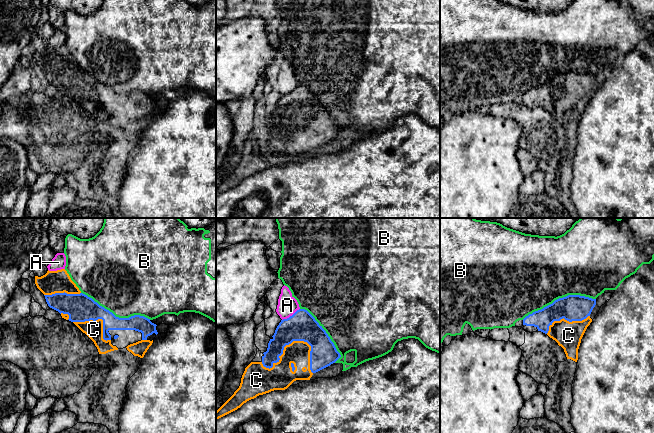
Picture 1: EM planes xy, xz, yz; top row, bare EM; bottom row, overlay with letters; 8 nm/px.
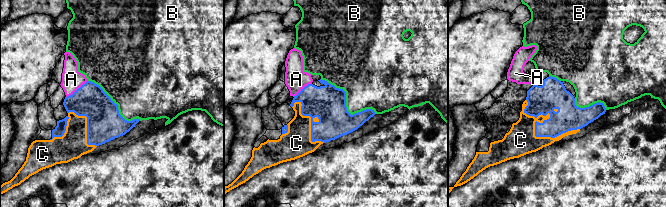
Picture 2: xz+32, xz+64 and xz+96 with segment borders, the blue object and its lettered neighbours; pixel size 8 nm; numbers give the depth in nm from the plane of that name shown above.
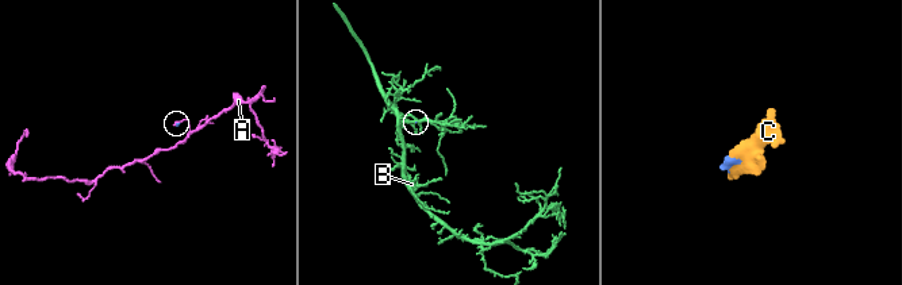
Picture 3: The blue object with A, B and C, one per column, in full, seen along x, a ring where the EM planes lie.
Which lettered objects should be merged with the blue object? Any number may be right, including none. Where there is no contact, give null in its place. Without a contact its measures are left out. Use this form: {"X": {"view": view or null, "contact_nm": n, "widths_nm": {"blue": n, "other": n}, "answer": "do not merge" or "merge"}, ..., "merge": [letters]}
{"A": {"view": "xz", "contact_nm": 170, "widths_nm": {"blue": 240, "other": 160}, "answer": "do not merge"}, "B": {"view": "yz", "contact_nm": 600, "widths_nm": {"blue": 200, "other": 500}, "answer": "do not merge"}, "C": {"view": "xz", "contact_nm": 440, "widths_nm": {"blue": 240, "other": 200}, "answer": "merge"}, "merge": ["C"]}

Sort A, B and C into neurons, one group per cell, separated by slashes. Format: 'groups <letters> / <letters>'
groups A / B / C

